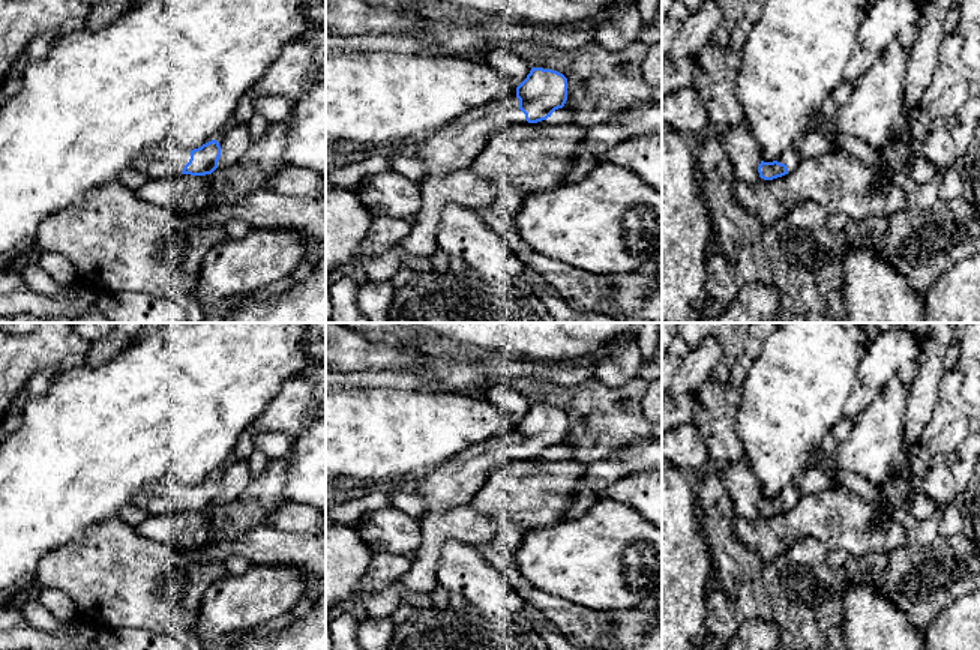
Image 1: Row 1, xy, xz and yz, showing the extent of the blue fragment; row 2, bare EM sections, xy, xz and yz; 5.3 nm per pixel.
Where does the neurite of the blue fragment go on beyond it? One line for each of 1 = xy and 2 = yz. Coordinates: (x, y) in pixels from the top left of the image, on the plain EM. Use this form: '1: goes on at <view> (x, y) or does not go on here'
1: goes on at xy (164, 497)
2: goes on at yz (791, 494)

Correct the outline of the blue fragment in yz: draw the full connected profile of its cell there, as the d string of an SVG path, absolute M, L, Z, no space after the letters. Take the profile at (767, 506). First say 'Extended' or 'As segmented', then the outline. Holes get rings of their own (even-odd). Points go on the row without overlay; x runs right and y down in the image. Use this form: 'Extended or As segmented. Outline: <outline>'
Extended. Outline: M789 483L783 491L773 498L761 497L758 503L759 513L764 516L773 516L785 510L792 509L801 498L801 491L797 483Z

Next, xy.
Extended. Outline: M212 476L194 486L174 482L159 482L138 492L132 504L147 515L162 515L179 510L206 512L218 504L221 482Z

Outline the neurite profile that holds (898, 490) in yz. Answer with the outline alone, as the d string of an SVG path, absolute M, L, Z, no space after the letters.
M903 453L896 459L894 473L885 479L881 486L887 506L878 510L890 515L893 507L908 509L911 497L918 483L909 468L905 465Z

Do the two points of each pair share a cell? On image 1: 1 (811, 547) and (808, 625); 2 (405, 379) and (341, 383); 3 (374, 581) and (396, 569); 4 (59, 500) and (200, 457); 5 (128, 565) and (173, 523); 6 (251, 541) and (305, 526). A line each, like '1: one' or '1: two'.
1: two
2: one
3: one
4: one
5: two
6: two

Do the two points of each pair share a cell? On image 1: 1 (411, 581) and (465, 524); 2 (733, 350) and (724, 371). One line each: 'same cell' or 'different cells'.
1: same cell
2: same cell

